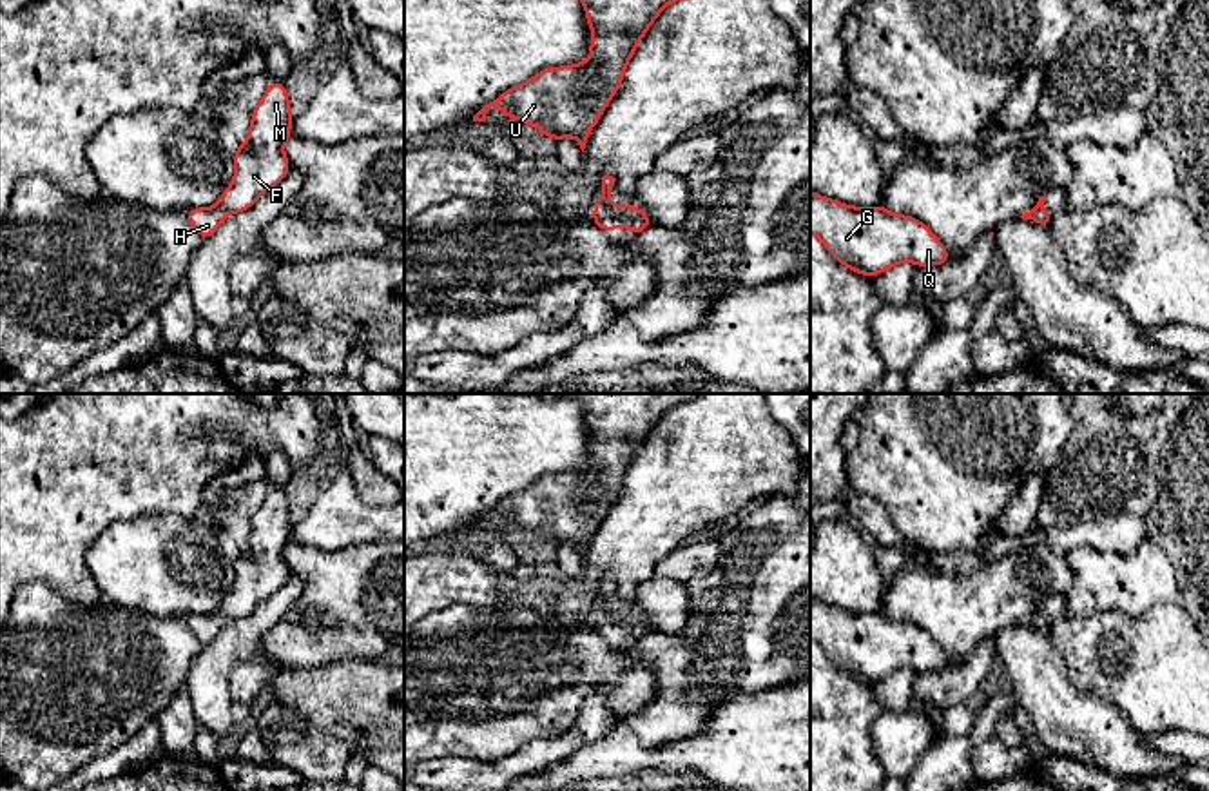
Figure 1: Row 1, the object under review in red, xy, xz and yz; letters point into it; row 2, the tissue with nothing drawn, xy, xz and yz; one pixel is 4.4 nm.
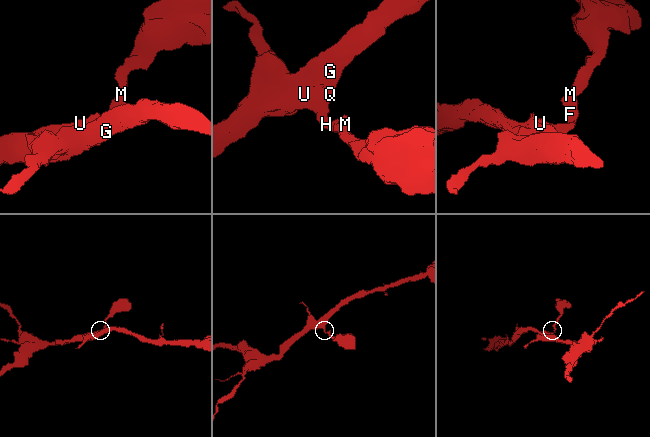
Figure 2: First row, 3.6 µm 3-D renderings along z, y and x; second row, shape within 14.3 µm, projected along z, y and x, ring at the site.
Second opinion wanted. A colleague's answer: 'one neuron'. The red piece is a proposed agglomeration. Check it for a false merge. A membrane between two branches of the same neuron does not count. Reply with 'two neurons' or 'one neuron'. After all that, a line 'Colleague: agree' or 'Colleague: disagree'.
one neuron
Colleague: agree

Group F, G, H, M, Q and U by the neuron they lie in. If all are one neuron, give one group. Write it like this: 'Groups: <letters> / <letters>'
Groups: F G H M Q U

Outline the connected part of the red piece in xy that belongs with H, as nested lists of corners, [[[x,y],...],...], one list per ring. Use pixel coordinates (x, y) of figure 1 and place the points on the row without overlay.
[[[270,488],[252,519],[247,550],[237,552],[234,559],[236,582],[219,610],[185,619],[203,646],[216,639],[225,622],[250,615],[263,599],[288,581],[290,570],[283,552],[292,542],[292,522],[285,488]]]

